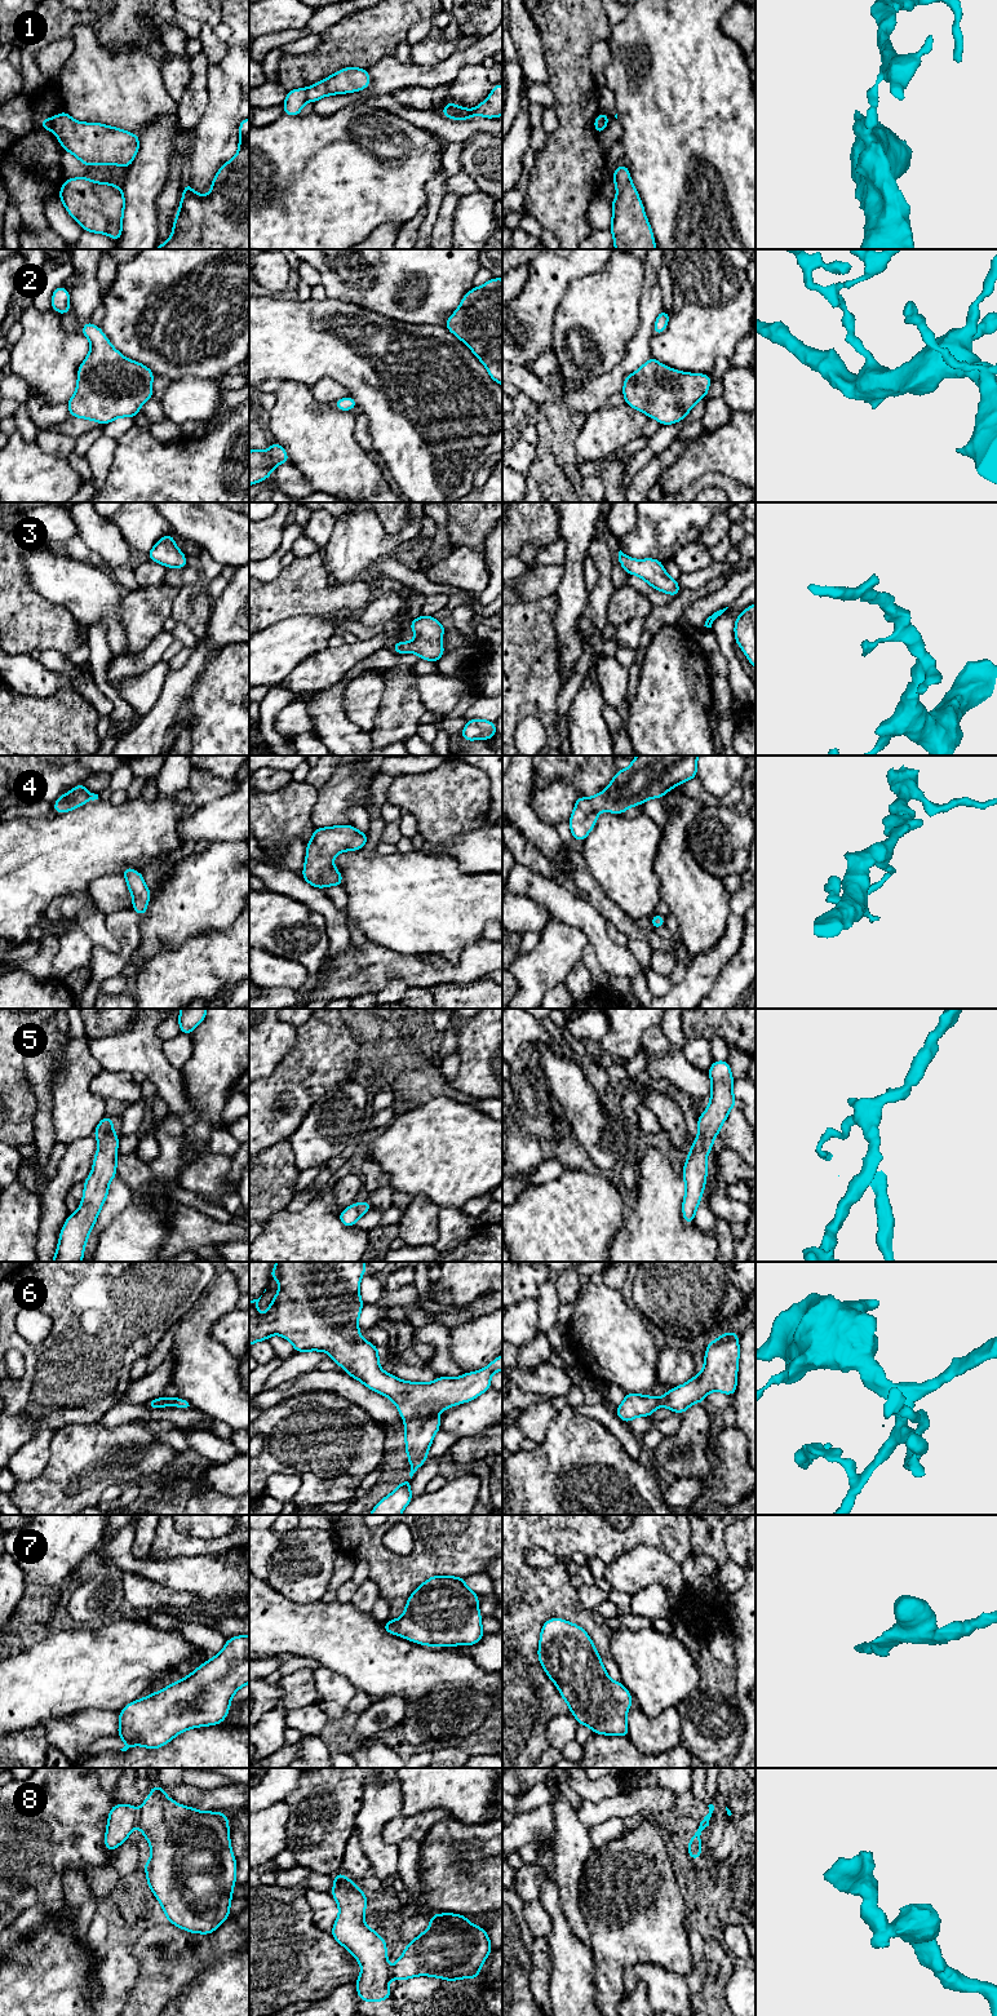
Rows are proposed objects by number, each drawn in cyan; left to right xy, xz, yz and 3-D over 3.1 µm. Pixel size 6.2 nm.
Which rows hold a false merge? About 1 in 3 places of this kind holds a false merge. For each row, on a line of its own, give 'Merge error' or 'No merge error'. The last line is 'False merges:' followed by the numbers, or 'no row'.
1: Merge error
2: No merge error
3: No merge error
4: No merge error
5: No merge error
6: No merge error
7: No merge error
8: Merge error
False merges: 1, 8

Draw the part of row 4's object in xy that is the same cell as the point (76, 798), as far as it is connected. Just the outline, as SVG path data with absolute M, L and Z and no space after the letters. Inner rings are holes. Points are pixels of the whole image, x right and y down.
M77 784L71 792L62 794L54 803L53 810L57 814L68 812L76 807L83 806L88 801L98 799L98 794L90 793L84 784Z

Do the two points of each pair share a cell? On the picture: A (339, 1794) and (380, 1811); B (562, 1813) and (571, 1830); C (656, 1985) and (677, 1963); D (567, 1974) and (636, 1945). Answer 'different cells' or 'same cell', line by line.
A: different cells
B: same cell
C: different cells
D: different cells

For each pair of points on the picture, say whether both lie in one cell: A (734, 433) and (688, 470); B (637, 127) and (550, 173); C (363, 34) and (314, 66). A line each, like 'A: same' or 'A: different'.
A: same
B: different
C: same

